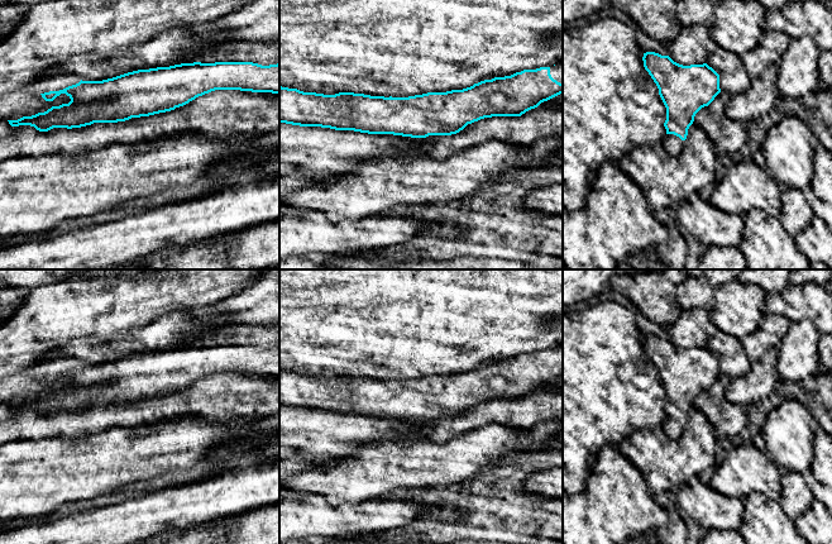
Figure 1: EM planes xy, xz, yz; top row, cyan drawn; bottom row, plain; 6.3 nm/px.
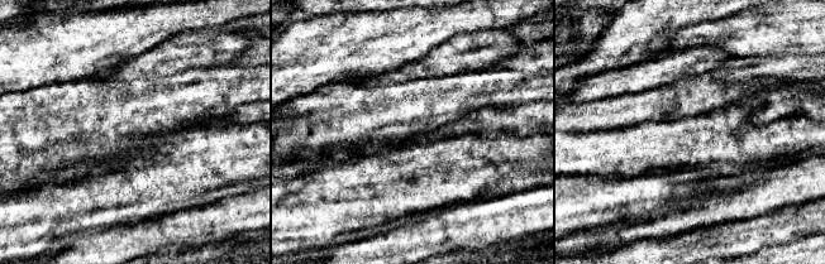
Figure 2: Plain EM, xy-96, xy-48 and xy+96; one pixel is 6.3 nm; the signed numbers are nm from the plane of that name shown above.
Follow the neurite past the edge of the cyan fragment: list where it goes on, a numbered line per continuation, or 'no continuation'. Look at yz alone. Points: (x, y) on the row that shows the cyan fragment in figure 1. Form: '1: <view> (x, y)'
1: yz (673, 144)

